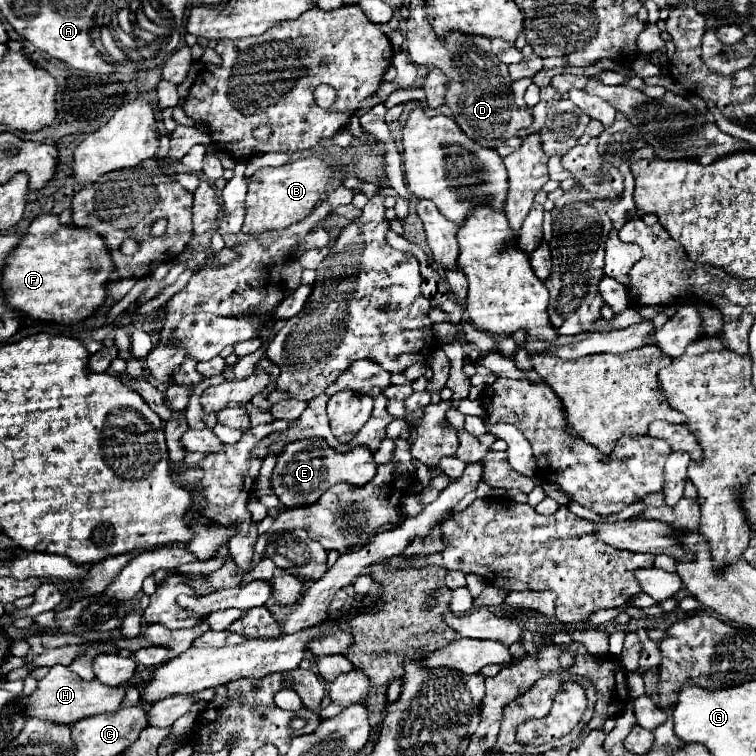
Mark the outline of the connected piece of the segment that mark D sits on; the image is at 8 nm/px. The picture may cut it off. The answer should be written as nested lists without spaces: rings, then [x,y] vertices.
[[[408,20],[406,42],[410,60],[414,64],[438,68],[450,78],[450,86],[446,90],[446,106],[452,110],[452,116],[464,134],[474,142],[496,148],[498,142],[508,140],[516,134],[516,130],[532,124],[528,110],[514,104],[514,80],[508,74],[508,66],[492,54],[488,38],[476,38],[458,32],[452,32],[446,38],[438,38],[428,20]]]

